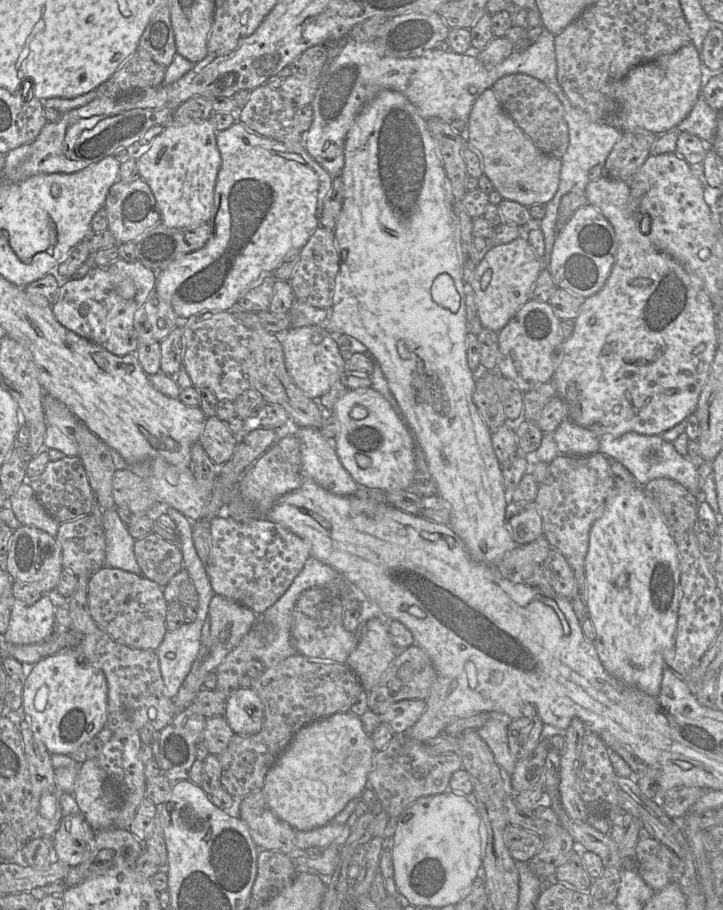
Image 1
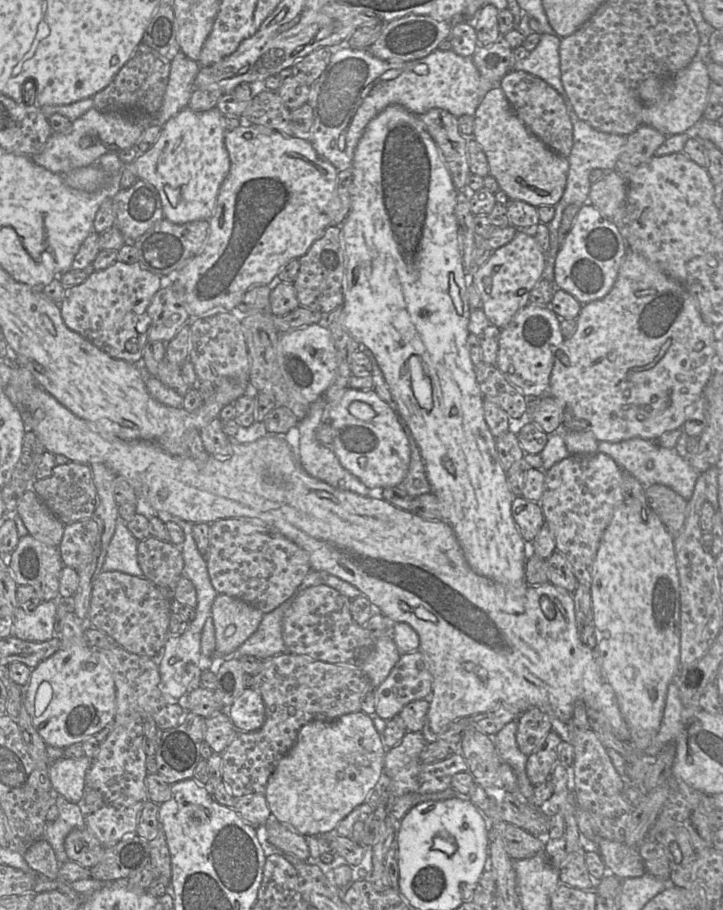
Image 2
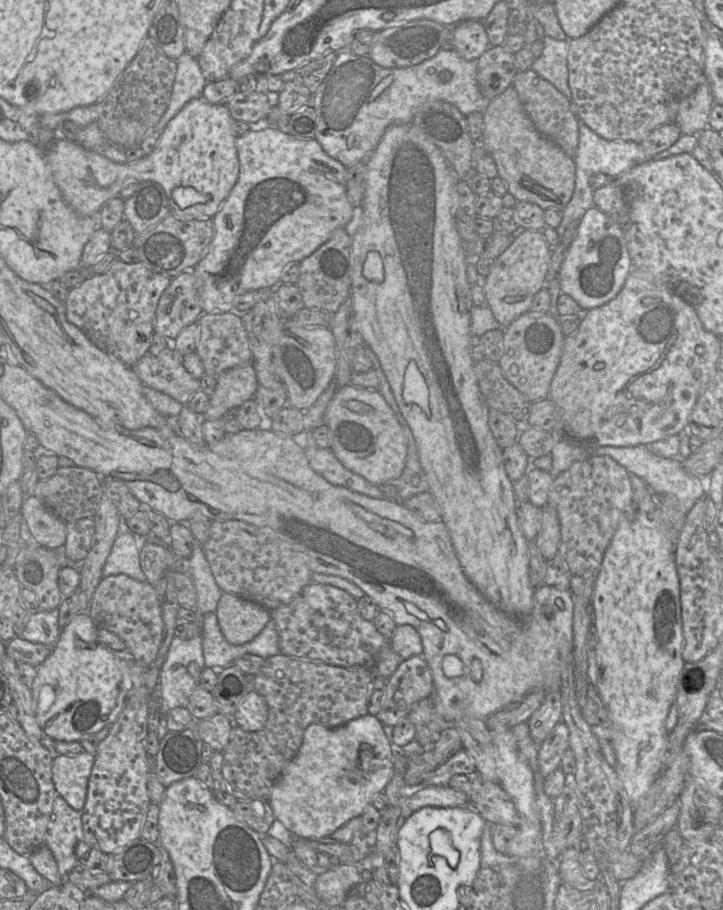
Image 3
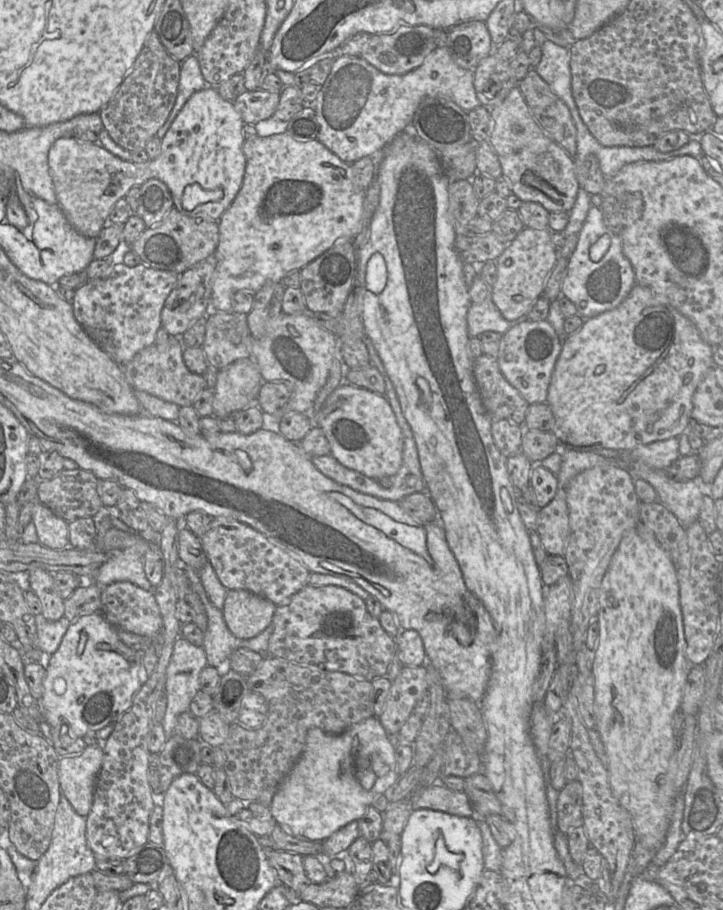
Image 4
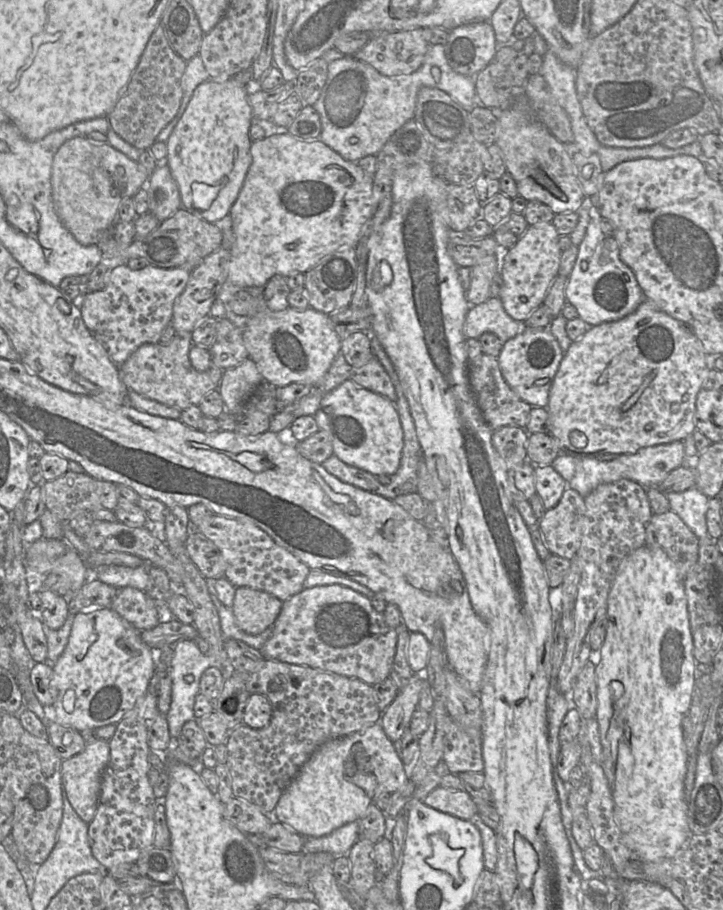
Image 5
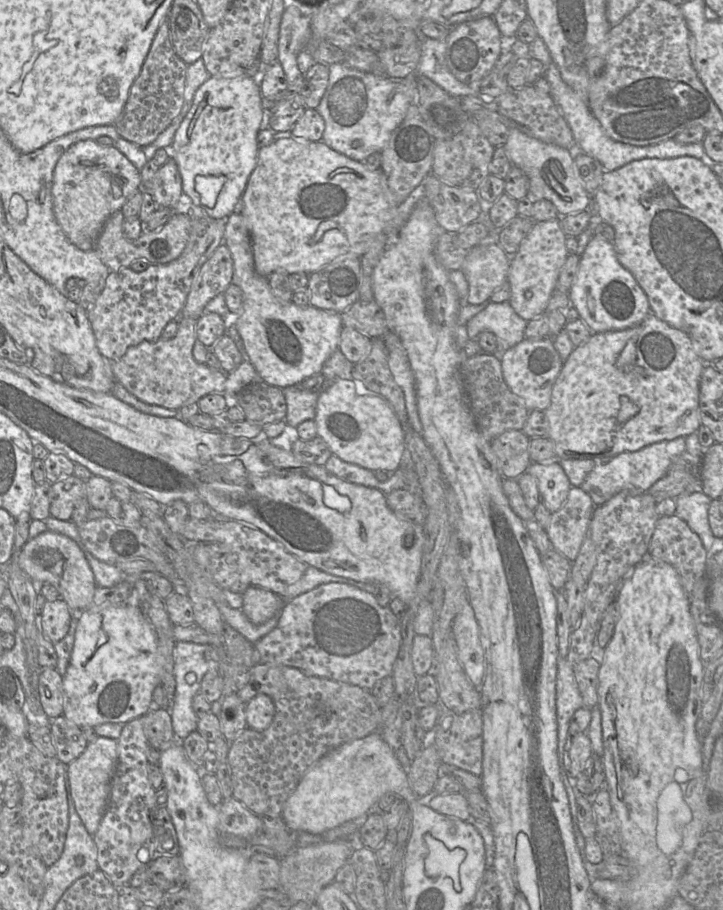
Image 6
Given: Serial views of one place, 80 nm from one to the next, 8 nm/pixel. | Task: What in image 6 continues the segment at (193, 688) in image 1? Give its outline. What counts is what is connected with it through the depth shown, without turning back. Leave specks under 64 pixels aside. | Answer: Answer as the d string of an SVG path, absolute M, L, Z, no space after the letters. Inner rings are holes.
M249 586L242 594L241 610L256 625L263 624L280 613L284 601L276 593L259 586Z

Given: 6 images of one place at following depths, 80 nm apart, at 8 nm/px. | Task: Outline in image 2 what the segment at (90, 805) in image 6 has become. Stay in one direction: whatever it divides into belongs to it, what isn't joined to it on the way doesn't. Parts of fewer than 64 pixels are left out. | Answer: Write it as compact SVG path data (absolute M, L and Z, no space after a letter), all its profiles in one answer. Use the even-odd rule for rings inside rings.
M83 755L80 758L62 757L51 761L49 775L54 789L69 802L78 804L84 794L87 773L92 759Z

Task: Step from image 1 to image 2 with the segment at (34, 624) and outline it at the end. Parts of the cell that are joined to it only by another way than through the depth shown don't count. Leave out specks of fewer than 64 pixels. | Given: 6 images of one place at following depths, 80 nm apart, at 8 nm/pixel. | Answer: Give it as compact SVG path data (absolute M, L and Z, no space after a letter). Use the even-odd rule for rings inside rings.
M42 601L33 611L18 607L14 612L12 636L30 642L45 642L57 635L57 606L54 601Z

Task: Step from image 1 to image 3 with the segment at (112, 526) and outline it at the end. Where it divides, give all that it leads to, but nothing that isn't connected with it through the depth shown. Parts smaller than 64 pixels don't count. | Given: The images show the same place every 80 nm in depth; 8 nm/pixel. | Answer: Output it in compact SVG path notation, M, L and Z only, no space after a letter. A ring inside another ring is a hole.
M122 529L117 535L102 571L102 577L125 574L137 581L146 582L140 566L140 543L130 531Z

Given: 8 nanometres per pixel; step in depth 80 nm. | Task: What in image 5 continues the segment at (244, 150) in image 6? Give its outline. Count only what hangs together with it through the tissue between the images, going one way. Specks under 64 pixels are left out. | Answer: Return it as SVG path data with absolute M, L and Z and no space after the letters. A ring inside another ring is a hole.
M234 79L207 80L194 90L184 114L166 142L166 164L179 187L181 208L211 223L229 215L252 164L249 130L253 112L248 96L246 88Z

